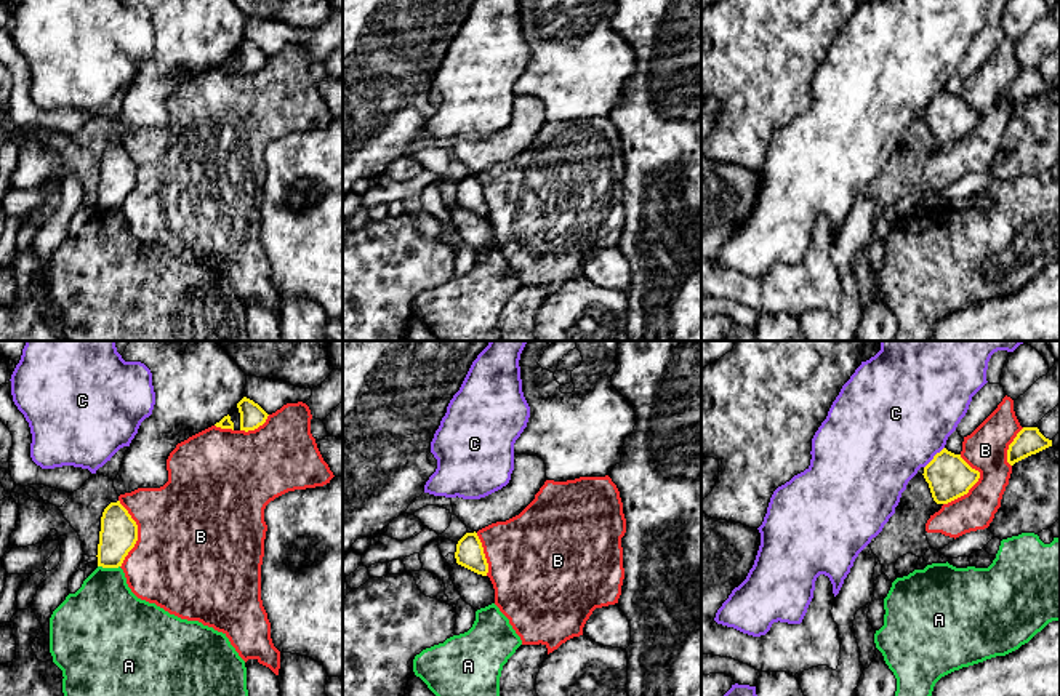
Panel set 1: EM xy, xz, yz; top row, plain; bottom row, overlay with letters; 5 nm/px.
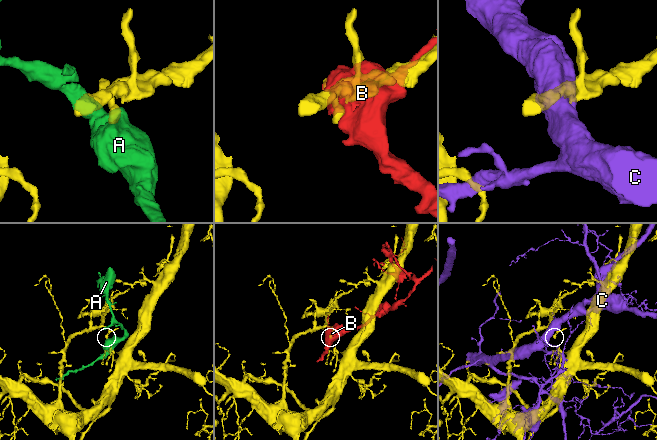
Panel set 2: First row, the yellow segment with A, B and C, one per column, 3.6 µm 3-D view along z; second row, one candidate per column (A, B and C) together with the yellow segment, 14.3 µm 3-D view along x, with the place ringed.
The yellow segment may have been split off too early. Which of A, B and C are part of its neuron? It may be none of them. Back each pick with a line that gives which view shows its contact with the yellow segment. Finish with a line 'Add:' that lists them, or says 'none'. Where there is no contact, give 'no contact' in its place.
Add: none

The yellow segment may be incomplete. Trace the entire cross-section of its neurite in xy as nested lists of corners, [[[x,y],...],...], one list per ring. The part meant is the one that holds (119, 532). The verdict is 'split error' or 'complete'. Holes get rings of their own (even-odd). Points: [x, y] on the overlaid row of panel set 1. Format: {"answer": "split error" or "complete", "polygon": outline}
{"answer": "complete", "polygon": [[[110,502],[101,517],[98,544],[98,566],[118,568],[138,541],[138,525],[128,510],[117,502]]]}

